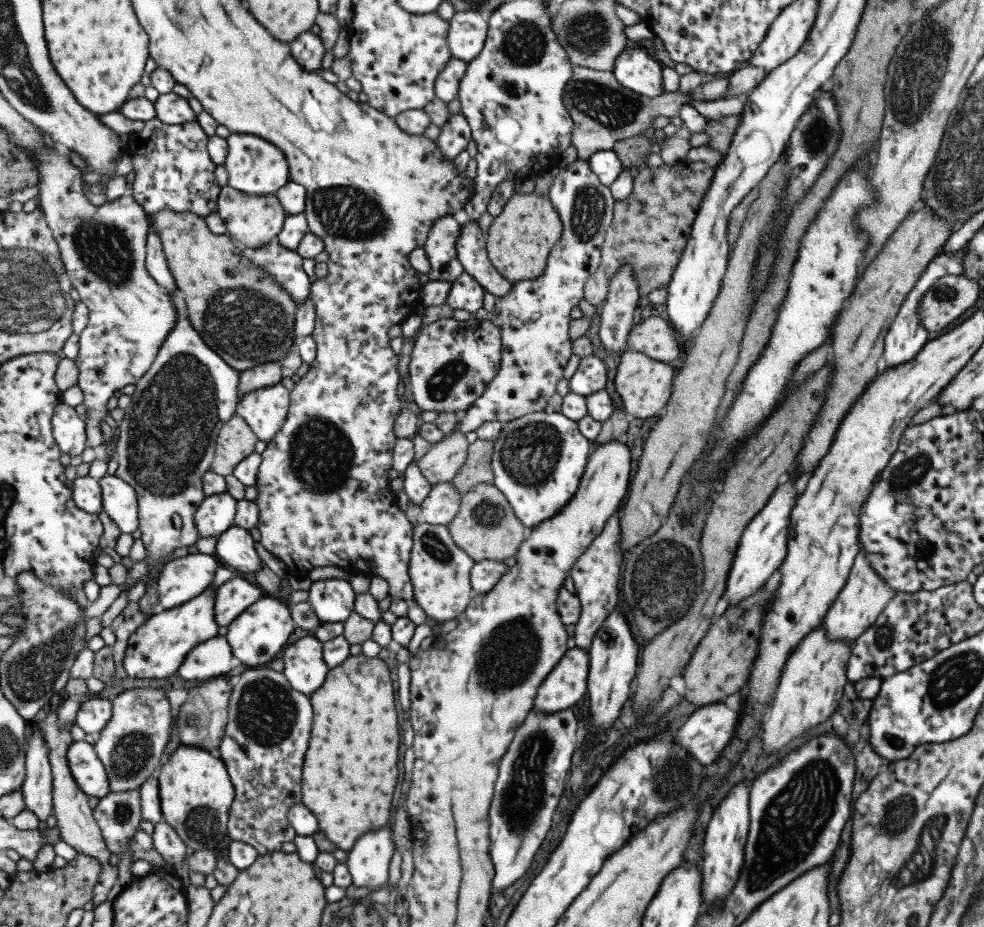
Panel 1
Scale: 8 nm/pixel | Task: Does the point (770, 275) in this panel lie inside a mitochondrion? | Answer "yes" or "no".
no

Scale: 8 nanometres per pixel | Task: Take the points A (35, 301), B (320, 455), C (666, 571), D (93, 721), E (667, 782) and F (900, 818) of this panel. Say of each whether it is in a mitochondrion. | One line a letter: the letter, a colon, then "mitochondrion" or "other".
A: mitochondrion
B: mitochondrion
C: mitochondrion
D: other
E: mitochondrion
F: mitochondrion

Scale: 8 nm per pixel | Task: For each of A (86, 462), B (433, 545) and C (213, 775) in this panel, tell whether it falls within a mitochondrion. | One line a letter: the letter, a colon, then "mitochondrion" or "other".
A: other
B: mitochondrion
C: other

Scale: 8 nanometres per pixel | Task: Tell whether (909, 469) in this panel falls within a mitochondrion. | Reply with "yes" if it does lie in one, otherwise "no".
yes

